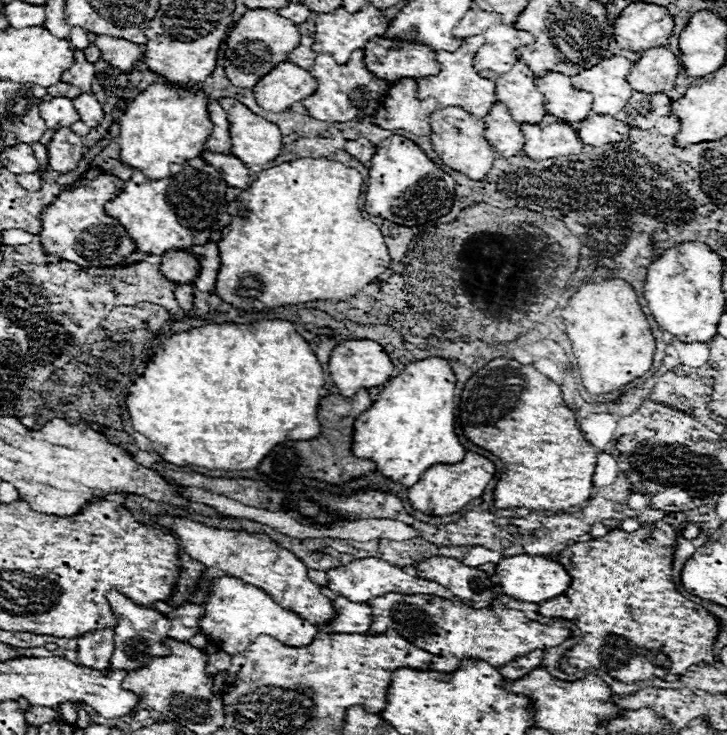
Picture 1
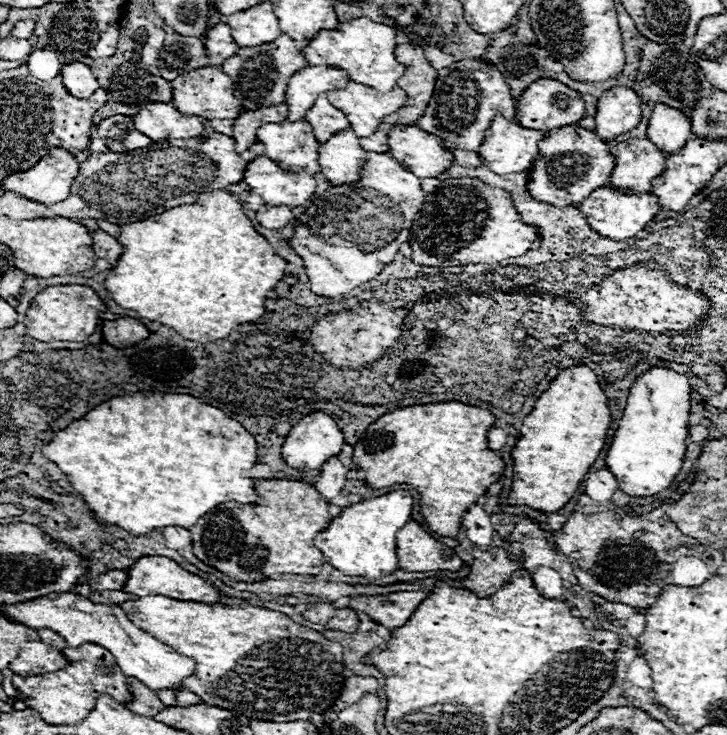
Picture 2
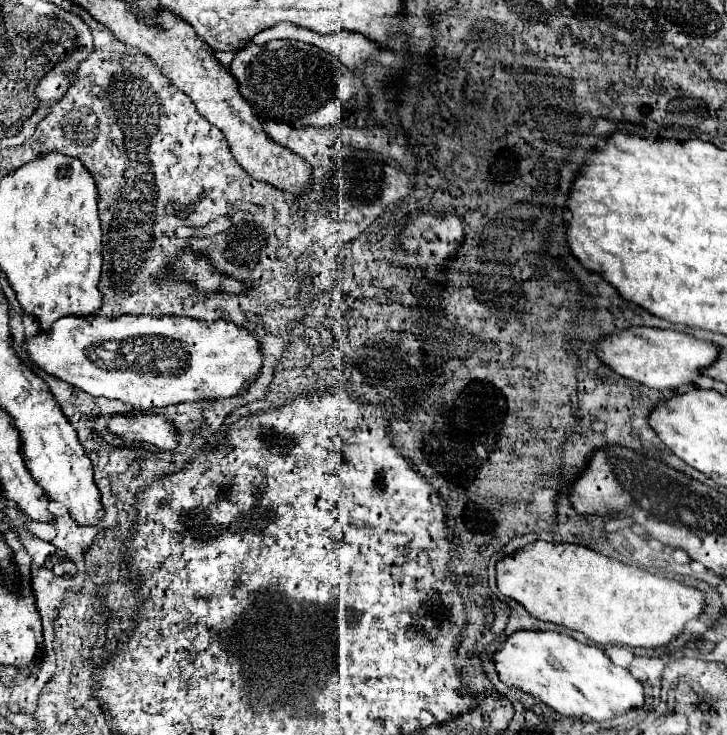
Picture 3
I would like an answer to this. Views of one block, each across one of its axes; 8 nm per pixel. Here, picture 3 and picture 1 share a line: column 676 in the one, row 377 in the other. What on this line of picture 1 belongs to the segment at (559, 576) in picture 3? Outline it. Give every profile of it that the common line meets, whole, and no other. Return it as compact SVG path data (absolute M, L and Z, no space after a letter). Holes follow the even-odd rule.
M620 278L588 282L574 292L568 306L562 308L566 334L572 342L582 384L588 394L608 394L630 384L652 368L656 340L634 288Z

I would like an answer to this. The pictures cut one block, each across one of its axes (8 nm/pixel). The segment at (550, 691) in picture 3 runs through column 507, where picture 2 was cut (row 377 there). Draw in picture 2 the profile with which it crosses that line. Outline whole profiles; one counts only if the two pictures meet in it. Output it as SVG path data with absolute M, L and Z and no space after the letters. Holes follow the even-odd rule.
M652 368L634 382L628 394L628 404L618 422L618 430L606 454L606 466L612 474L616 474L616 482L622 492L626 492L628 496L654 496L674 482L676 474L682 468L686 452L684 440L688 436L688 414L690 414L690 384L682 374L668 368Z

